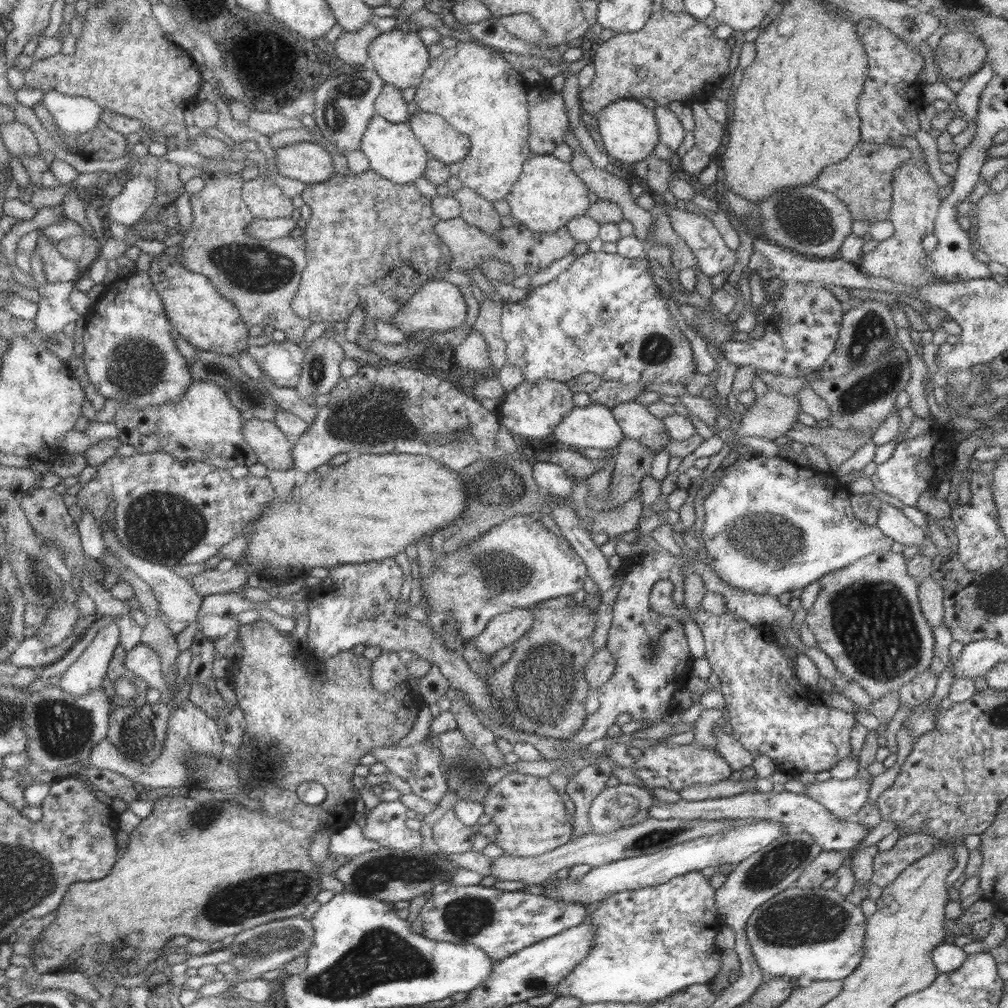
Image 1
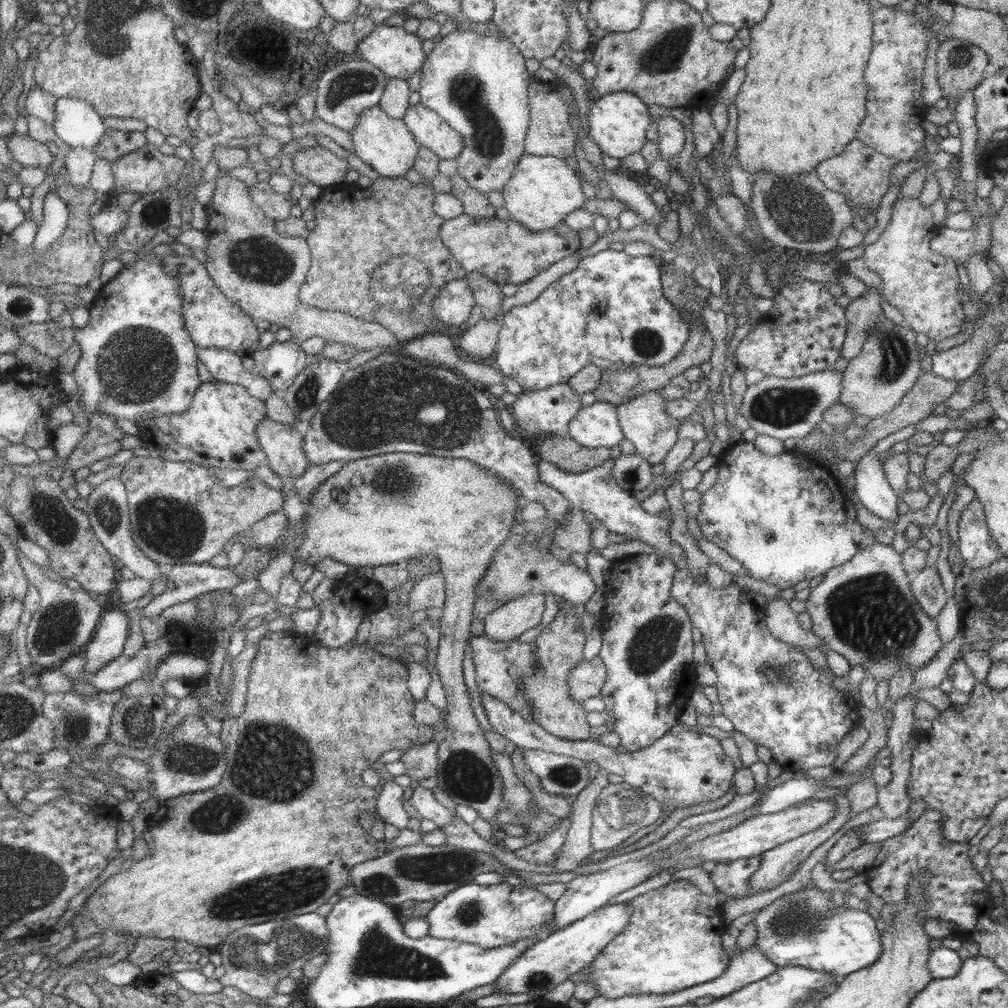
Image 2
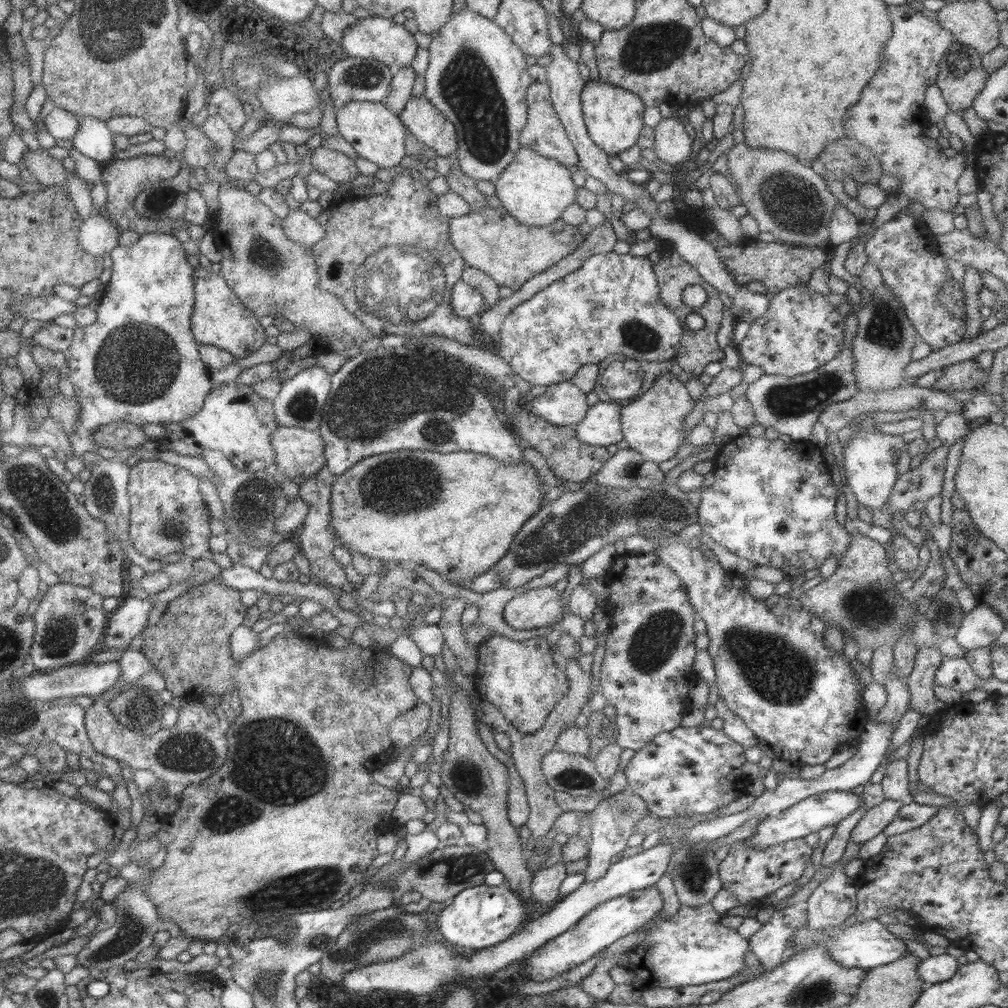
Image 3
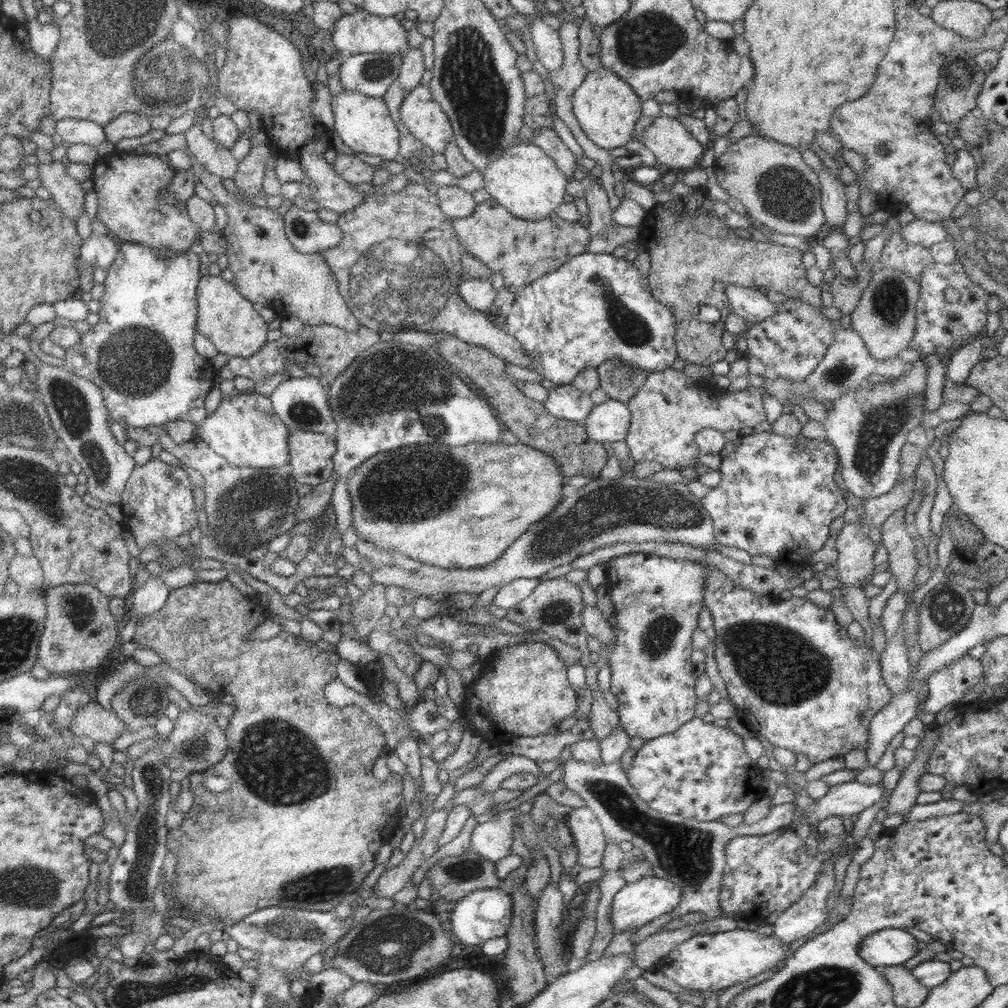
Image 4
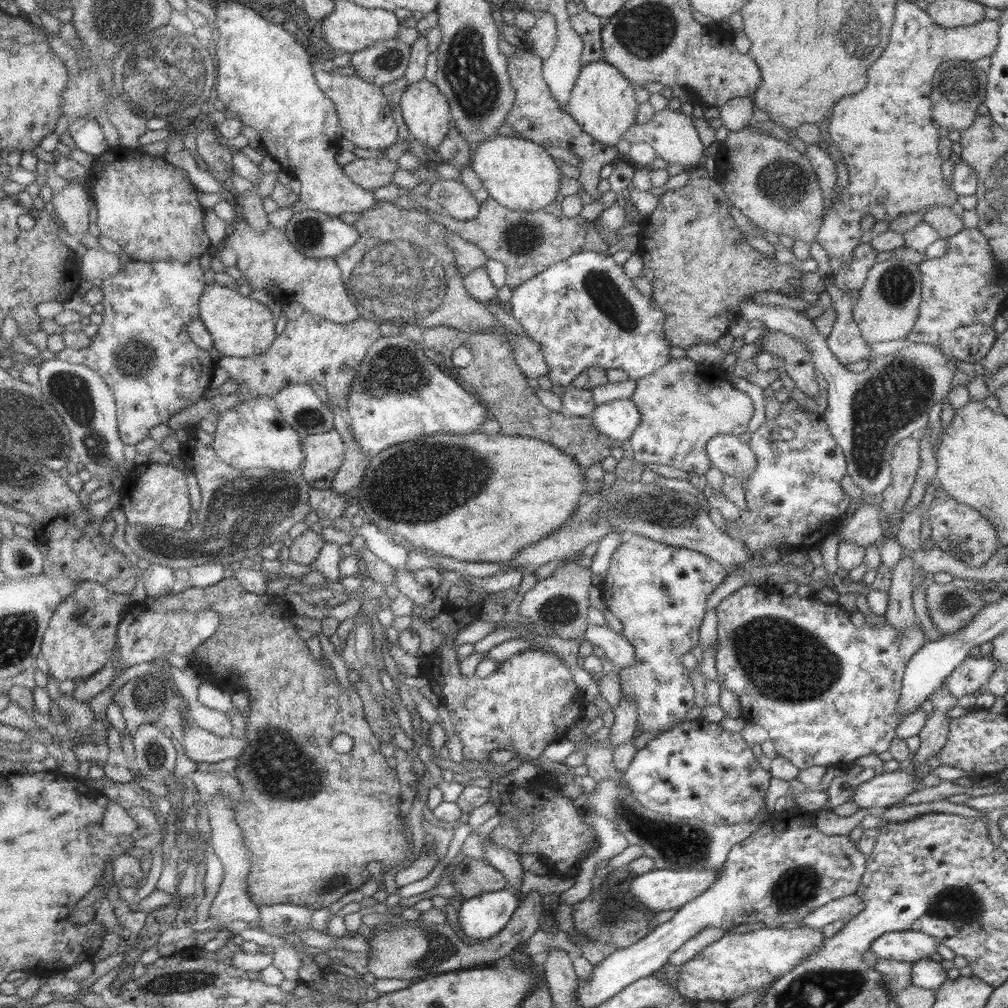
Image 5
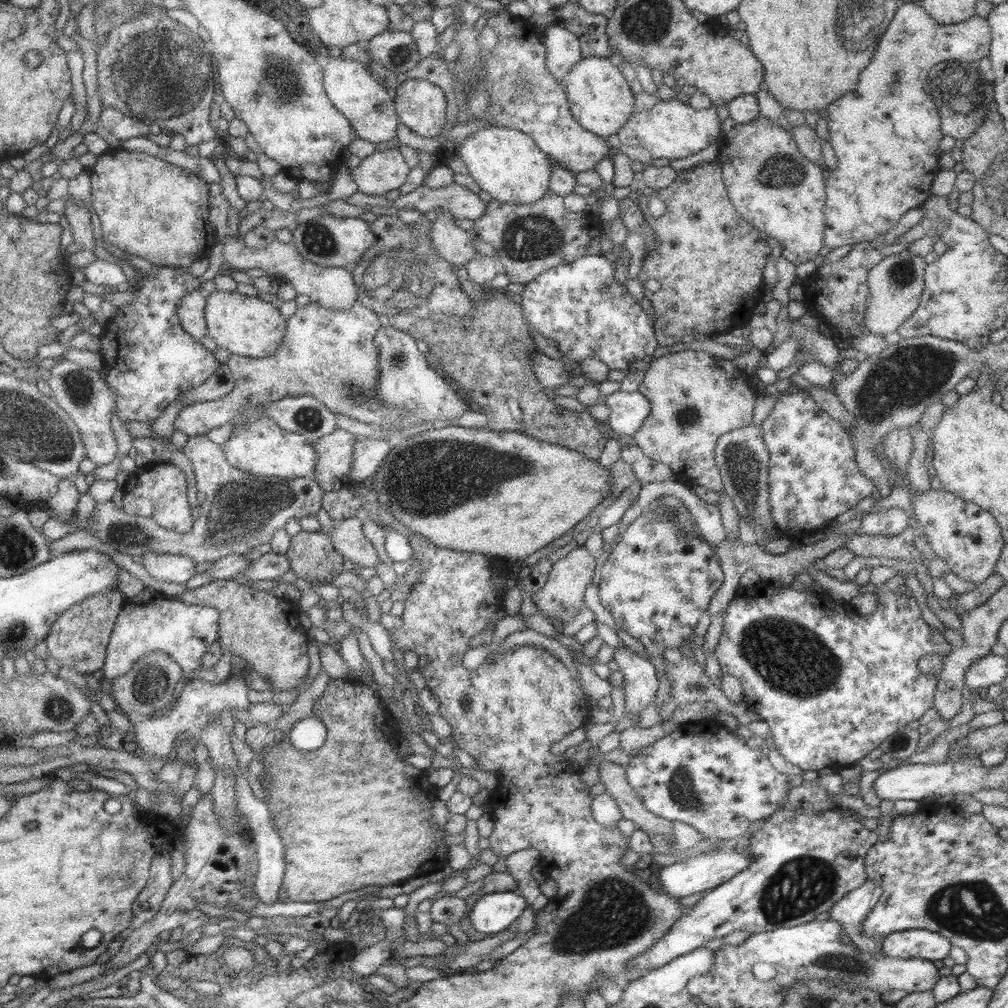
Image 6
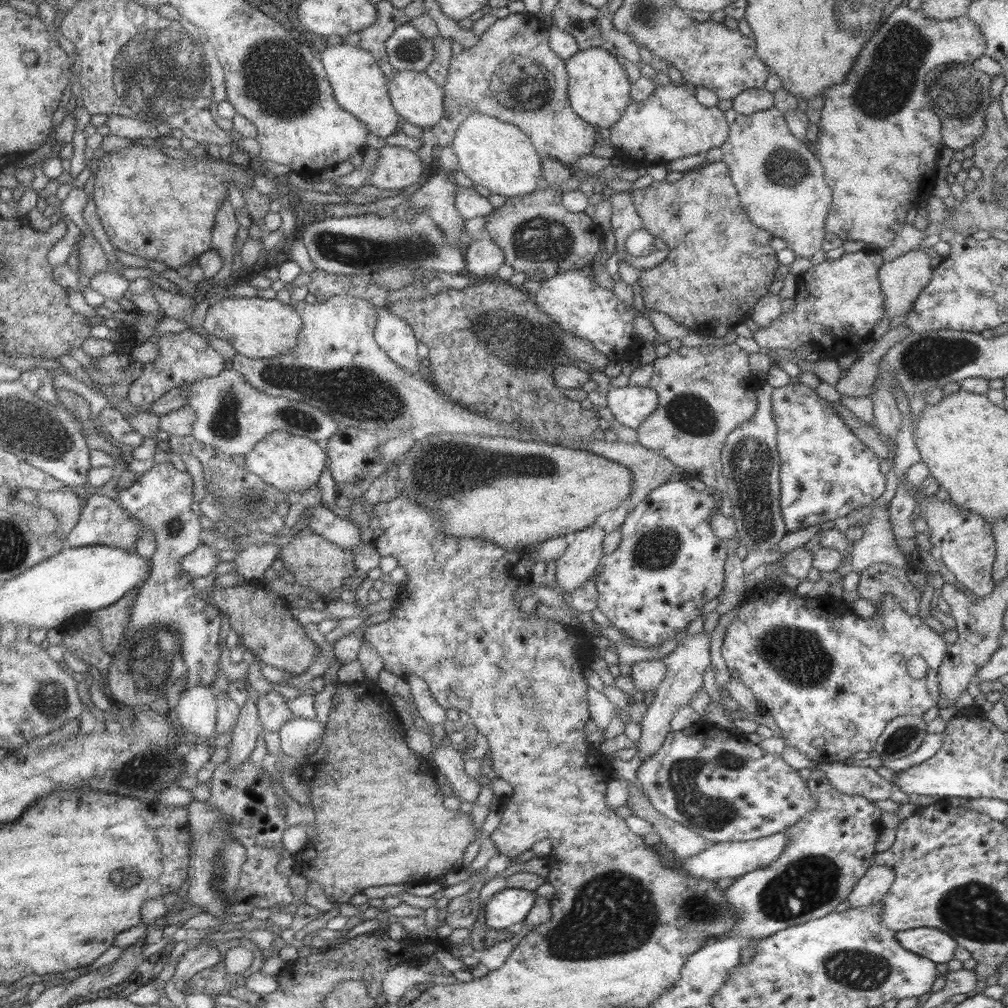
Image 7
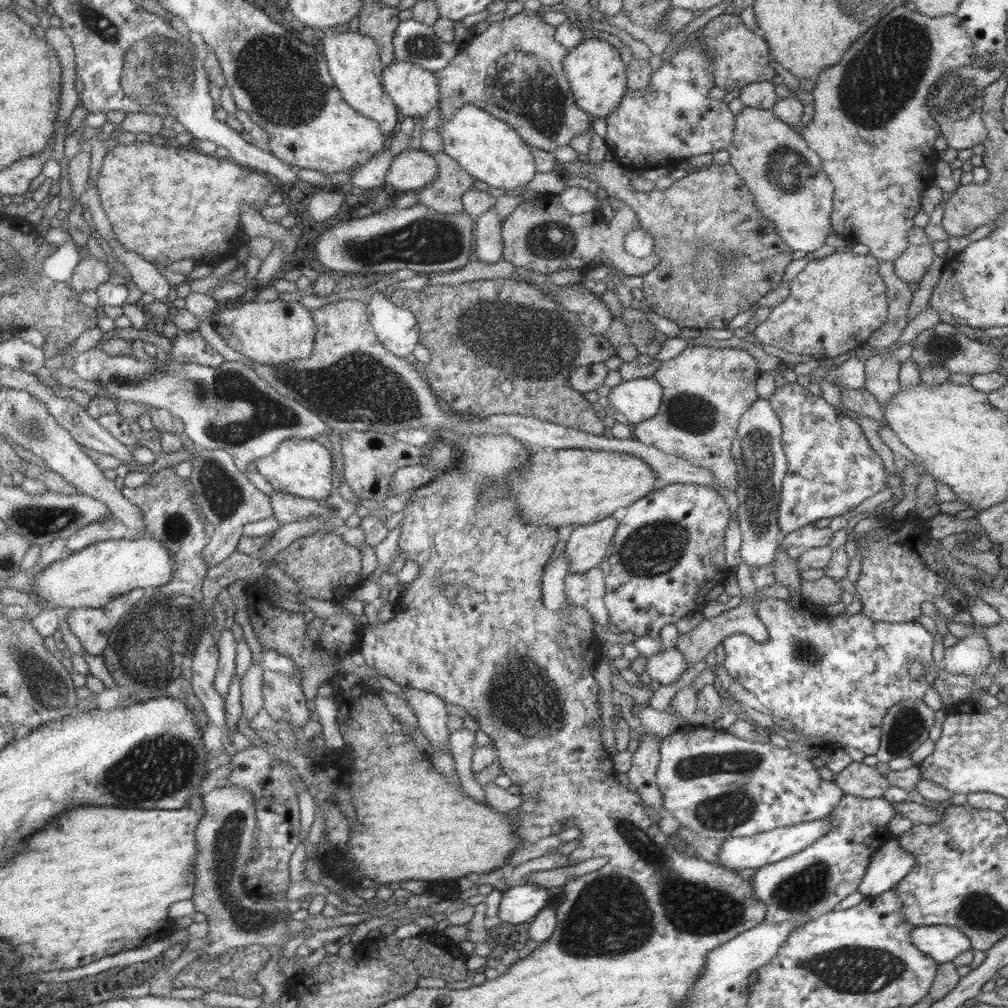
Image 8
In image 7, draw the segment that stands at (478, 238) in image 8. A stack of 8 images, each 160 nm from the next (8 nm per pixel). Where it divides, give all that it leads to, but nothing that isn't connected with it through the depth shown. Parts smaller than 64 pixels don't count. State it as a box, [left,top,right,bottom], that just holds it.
[464,234,504,278]

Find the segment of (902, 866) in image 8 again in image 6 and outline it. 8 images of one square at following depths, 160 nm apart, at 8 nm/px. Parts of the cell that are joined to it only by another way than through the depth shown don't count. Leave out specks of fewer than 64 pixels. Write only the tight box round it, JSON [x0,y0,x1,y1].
[828,881,881,955]

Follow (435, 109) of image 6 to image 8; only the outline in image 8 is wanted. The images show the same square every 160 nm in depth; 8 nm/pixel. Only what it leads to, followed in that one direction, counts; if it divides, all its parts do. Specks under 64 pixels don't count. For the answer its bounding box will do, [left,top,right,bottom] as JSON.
[381,59,439,118]

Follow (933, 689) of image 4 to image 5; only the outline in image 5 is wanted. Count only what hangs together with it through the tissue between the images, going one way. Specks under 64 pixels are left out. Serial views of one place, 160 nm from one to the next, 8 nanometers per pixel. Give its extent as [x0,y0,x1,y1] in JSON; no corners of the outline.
[942,656,997,702]

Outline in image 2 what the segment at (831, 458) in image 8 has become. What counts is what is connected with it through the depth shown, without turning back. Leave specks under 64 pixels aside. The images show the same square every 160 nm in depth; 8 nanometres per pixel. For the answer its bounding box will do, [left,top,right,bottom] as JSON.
[696,438,876,591]

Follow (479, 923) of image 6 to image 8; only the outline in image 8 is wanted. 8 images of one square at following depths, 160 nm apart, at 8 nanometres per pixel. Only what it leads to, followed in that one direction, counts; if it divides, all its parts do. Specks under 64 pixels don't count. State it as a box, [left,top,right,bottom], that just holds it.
[496,884,551,924]

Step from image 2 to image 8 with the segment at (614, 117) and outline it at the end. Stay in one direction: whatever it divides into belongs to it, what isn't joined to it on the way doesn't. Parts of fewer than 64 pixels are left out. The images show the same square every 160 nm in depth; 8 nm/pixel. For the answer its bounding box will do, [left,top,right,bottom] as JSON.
[562,38,627,119]

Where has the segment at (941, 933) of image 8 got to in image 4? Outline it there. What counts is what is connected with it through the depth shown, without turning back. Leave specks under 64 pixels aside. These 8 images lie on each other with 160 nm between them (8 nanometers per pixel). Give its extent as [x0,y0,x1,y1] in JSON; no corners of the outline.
[859,928,917,967]

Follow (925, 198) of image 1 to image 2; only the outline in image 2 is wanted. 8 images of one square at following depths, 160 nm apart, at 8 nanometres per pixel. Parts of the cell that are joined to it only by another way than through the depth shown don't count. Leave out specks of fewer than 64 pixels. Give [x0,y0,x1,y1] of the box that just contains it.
[861,197,964,344]

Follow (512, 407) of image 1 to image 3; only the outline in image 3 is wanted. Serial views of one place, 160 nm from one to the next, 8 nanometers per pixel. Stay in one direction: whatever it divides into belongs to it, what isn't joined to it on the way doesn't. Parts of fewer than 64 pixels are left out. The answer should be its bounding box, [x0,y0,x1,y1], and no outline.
[525,380,590,426]

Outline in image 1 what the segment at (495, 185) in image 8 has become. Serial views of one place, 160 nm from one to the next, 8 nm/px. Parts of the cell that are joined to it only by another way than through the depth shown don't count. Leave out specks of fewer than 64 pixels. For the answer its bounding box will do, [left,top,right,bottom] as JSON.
[504,154,591,233]

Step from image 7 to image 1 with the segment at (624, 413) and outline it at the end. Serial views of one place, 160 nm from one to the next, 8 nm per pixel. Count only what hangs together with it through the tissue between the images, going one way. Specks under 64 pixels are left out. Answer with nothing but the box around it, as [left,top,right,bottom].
[552,404,624,450]

